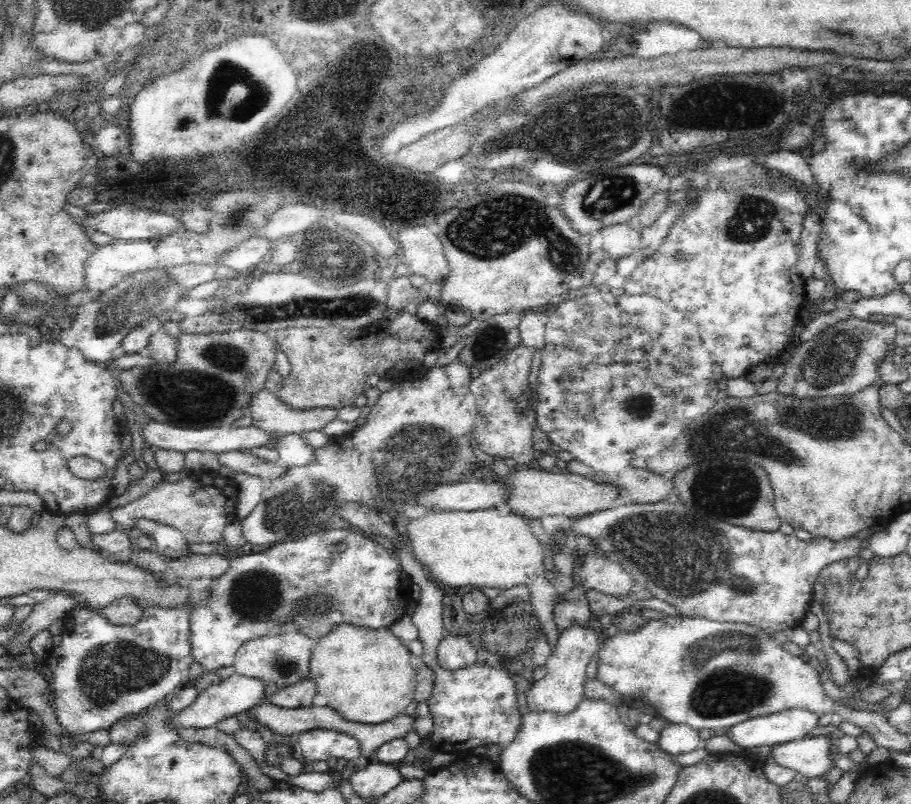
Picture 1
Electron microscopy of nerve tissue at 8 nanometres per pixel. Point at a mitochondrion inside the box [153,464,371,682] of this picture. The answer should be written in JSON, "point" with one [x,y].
{"point":[302,500]}

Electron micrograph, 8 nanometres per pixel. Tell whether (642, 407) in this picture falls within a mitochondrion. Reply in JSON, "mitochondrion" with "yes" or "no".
{"mitochondrion":"yes"}

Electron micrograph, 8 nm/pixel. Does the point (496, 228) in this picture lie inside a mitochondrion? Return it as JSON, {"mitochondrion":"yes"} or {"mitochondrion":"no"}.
{"mitochondrion":"yes"}

